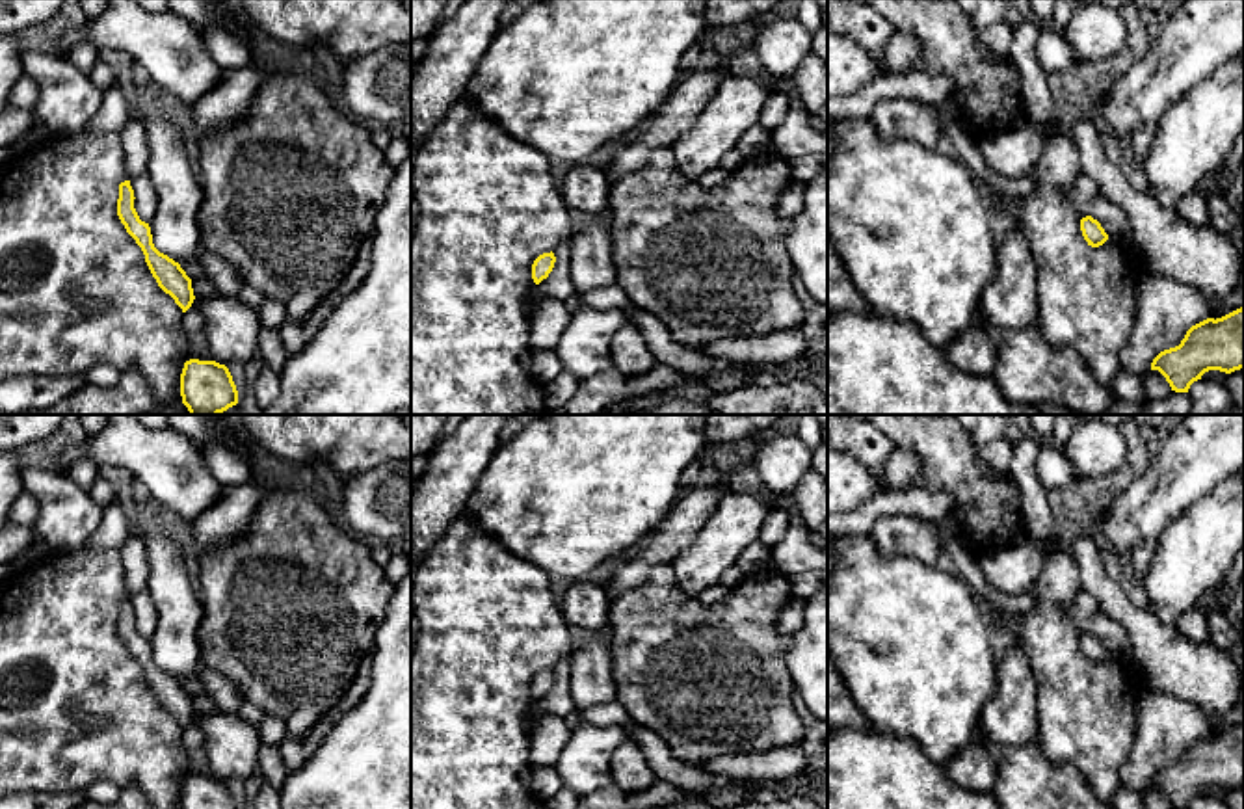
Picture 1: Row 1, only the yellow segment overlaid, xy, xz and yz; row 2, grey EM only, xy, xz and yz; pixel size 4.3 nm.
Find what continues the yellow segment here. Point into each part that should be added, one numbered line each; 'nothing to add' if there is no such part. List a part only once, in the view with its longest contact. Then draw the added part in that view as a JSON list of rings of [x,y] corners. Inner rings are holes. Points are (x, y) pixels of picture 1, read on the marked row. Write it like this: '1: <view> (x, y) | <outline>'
nothing to add

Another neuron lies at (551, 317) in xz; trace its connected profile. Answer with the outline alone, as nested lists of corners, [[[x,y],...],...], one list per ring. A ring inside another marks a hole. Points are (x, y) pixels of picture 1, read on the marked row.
[[[539,298],[534,314],[530,316],[530,346],[537,355],[556,350],[558,338],[571,320],[571,311],[565,301],[556,298]]]

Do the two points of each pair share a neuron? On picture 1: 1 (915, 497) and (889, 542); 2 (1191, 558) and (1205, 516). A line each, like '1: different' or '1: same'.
1: different
2: same

